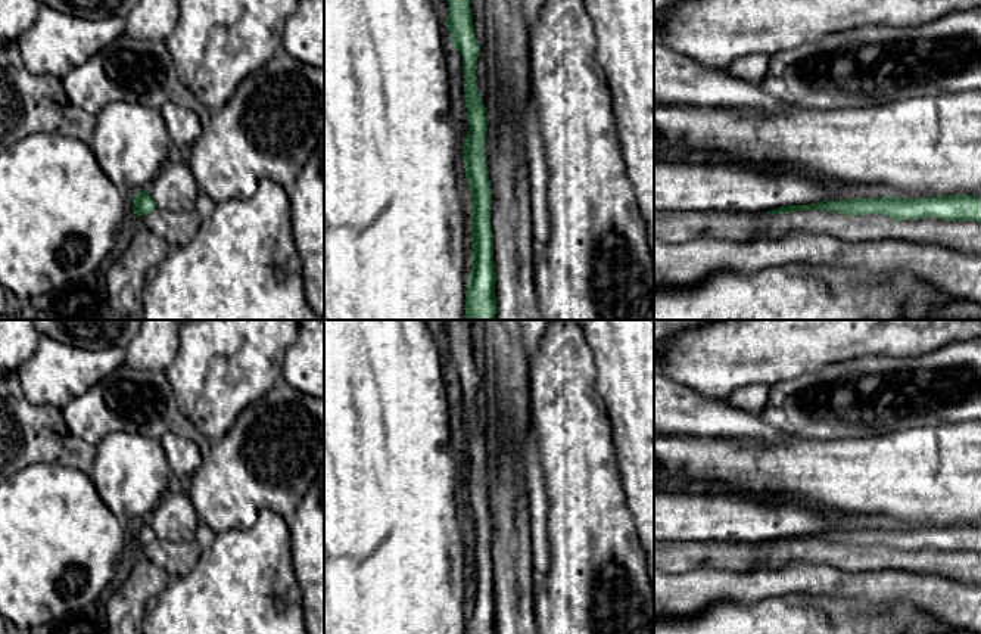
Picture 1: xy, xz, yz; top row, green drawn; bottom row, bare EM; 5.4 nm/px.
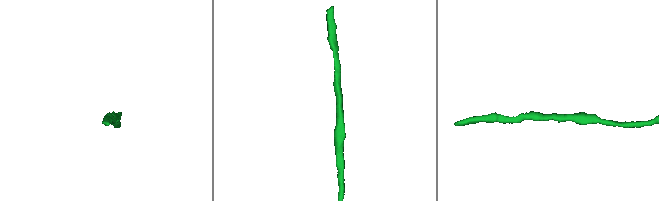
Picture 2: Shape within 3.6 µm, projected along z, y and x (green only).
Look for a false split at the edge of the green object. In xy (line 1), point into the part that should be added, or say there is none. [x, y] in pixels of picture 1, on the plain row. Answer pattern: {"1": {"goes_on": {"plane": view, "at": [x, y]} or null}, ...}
{"1": {"goes_on": null}}

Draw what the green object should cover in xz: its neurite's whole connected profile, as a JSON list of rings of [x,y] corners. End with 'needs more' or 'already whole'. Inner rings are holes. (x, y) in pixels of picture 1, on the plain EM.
[[[448,320],[449,342],[446,358],[454,379],[463,386],[468,464],[463,476],[465,509],[471,523],[471,603],[465,634],[496,634],[493,593],[493,563],[490,554],[490,510],[485,487],[488,445],[477,419],[477,389],[480,376],[476,369],[468,320]]]; already whole

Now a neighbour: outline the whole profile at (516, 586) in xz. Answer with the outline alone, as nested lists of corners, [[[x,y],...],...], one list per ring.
[[[502,432],[501,439],[504,441],[501,447],[501,456],[498,459],[498,475],[492,475],[492,484],[489,487],[488,504],[490,510],[490,554],[493,563],[493,593],[496,602],[495,624],[496,634],[538,634],[535,624],[535,602],[539,596],[539,578],[533,572],[532,566],[532,537],[529,529],[529,509],[527,500],[521,492],[521,484],[524,481],[523,475],[523,460],[521,460],[521,442],[517,433],[508,439]]]

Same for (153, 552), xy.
[[[156,538],[150,544],[138,547],[138,554],[153,565],[164,568],[172,581],[187,575],[197,565],[202,548],[196,540],[169,543]]]

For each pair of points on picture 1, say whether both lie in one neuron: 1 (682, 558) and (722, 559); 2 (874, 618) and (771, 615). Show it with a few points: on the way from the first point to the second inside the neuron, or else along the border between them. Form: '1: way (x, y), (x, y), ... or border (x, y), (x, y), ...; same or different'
1: way (693, 556), (712, 556); same
2: way (849, 618), (796, 618); same

